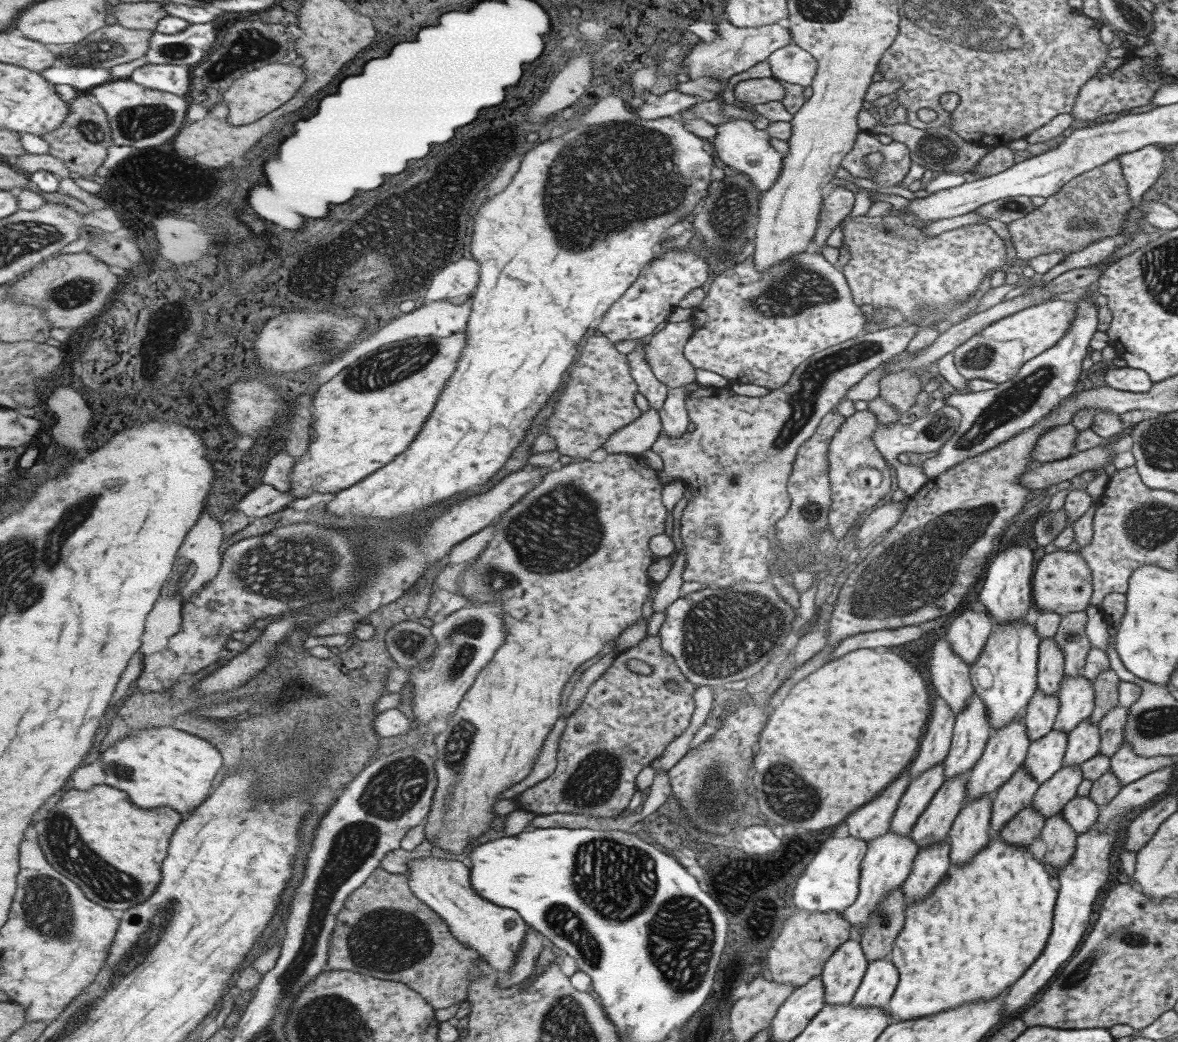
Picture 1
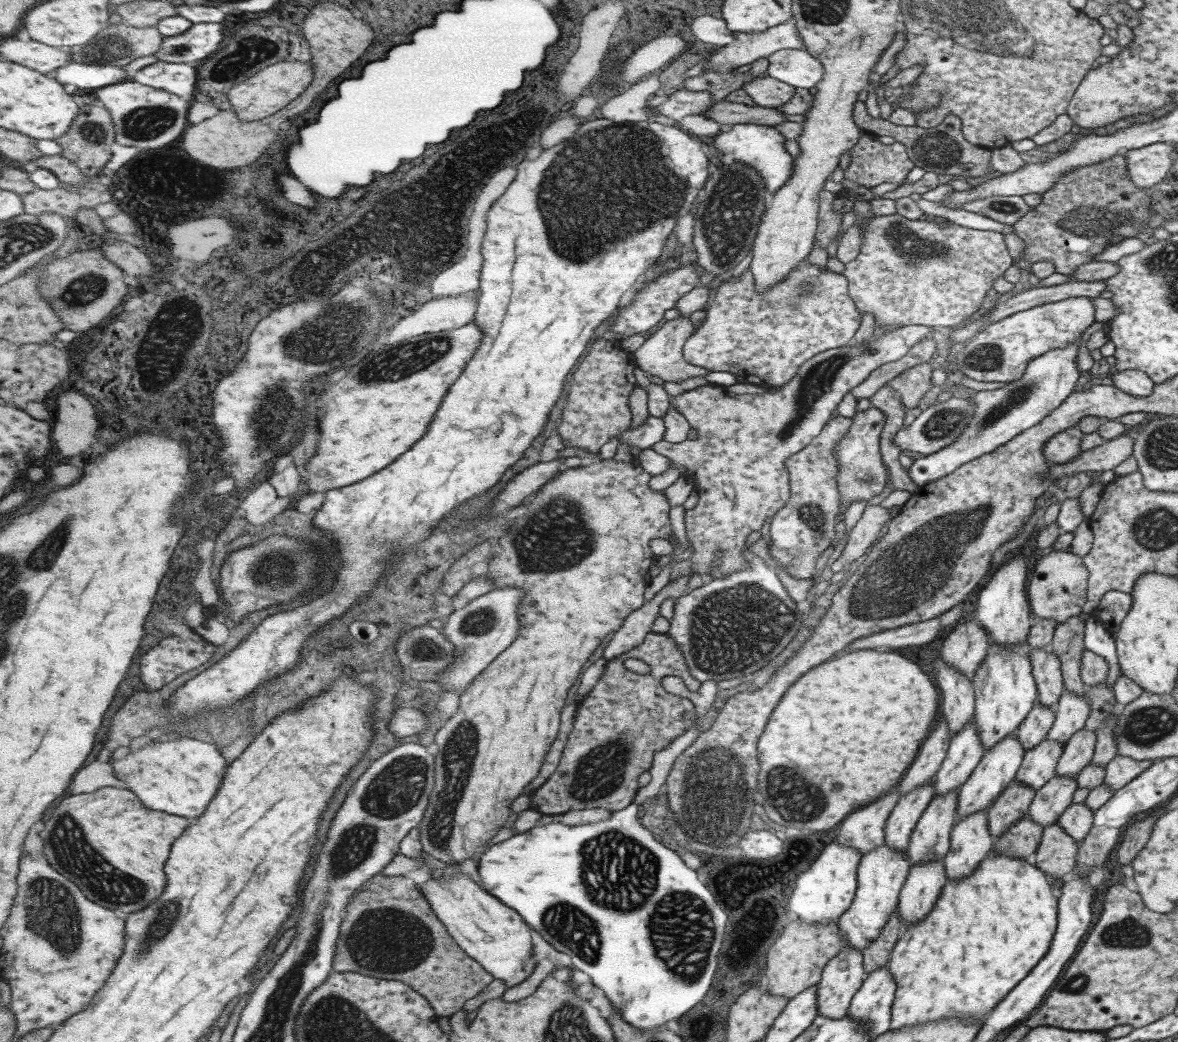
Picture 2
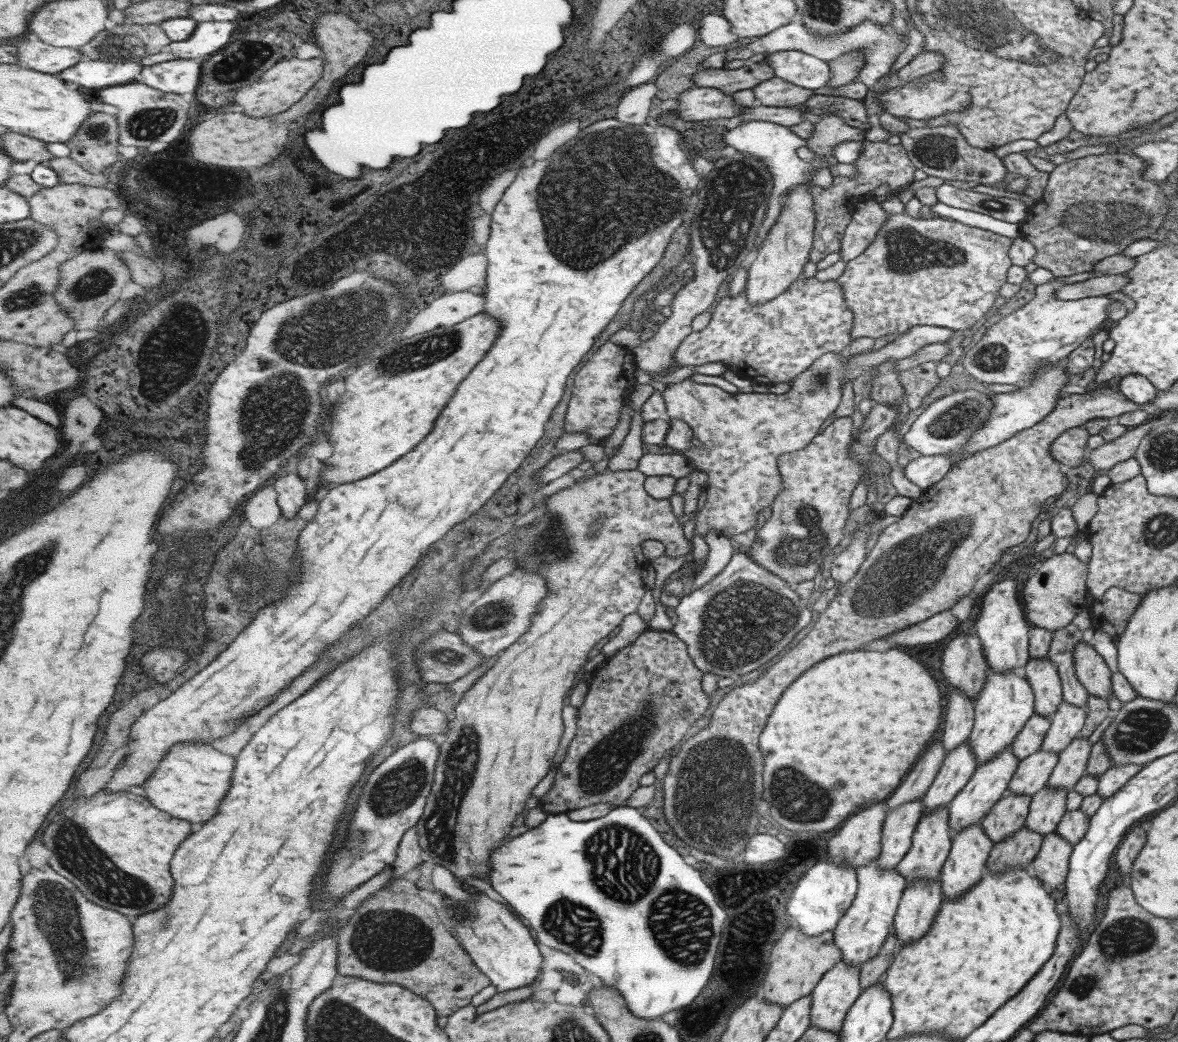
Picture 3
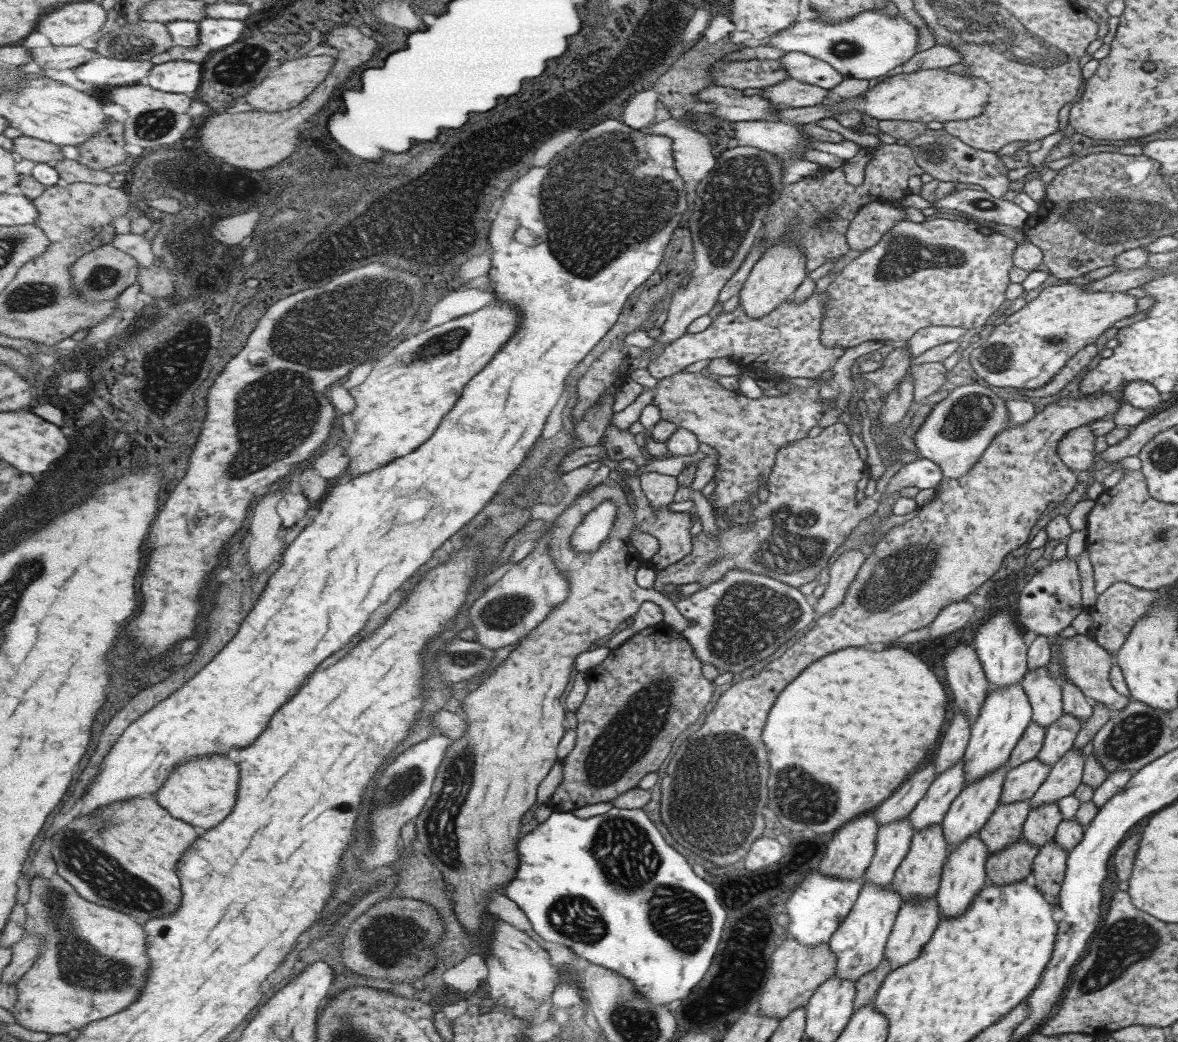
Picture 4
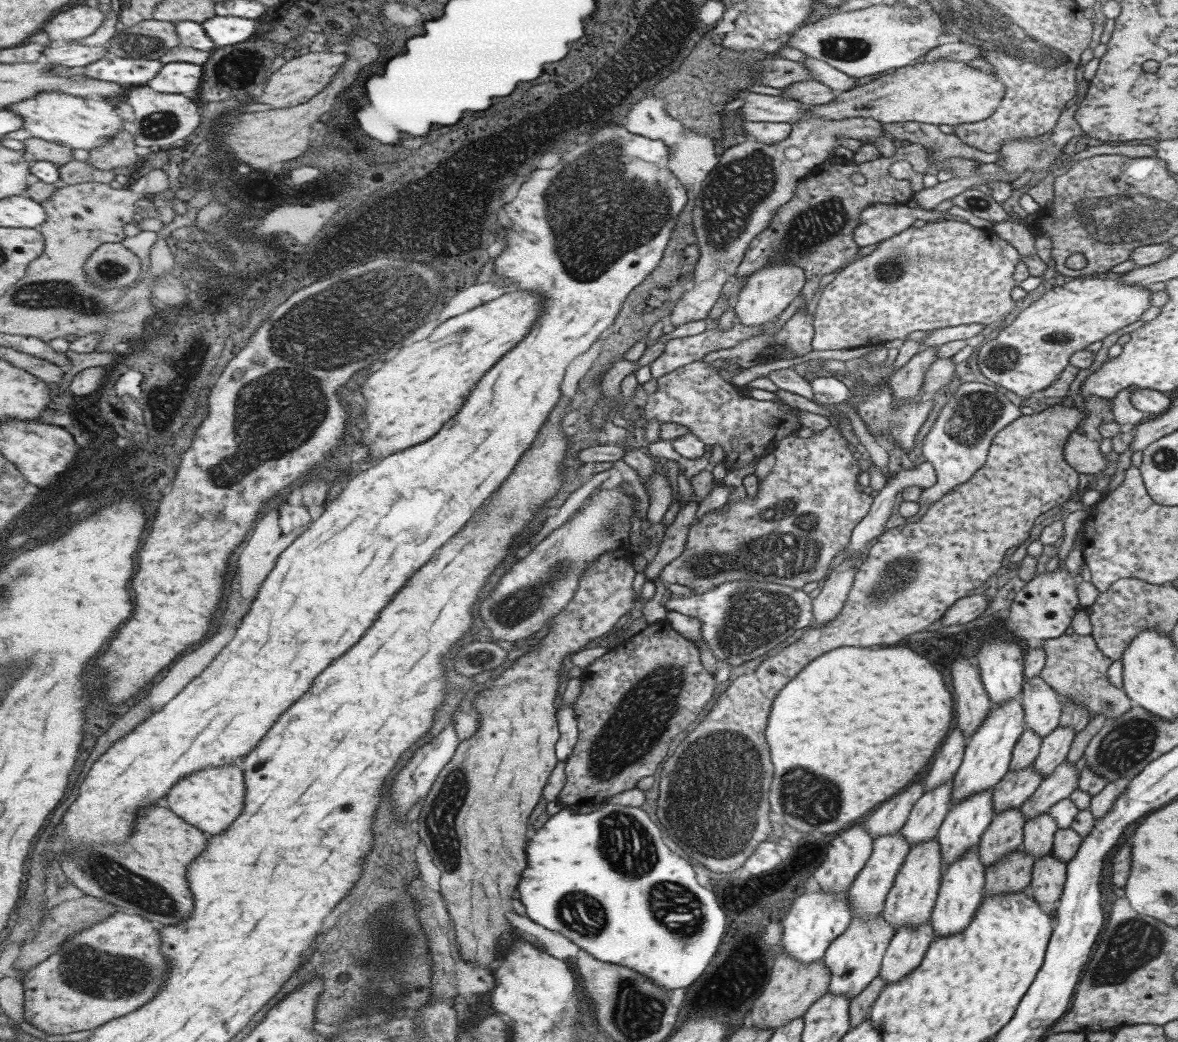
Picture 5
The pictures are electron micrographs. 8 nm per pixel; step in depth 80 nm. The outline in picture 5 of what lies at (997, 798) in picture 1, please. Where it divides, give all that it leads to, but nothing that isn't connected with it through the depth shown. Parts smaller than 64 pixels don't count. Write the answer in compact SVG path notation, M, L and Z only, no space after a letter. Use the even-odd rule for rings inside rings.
M1019 807L993 816L979 837L977 858L983 868L995 864L1005 854L1021 850L1023 816Z

